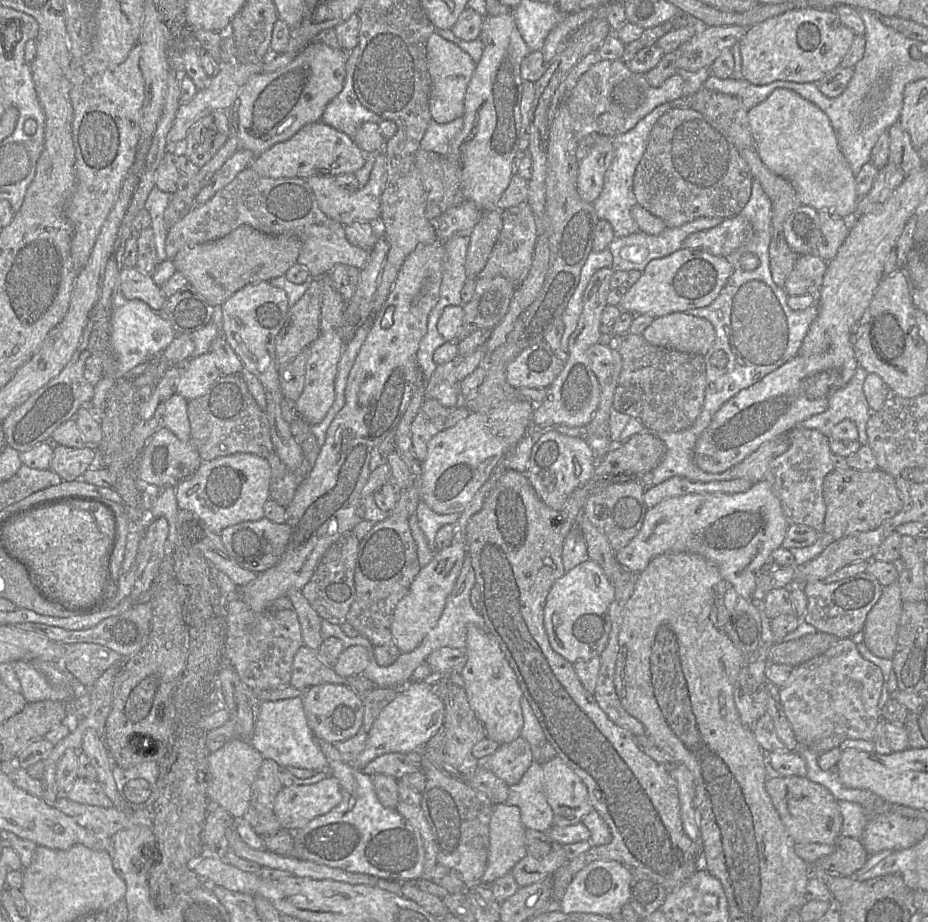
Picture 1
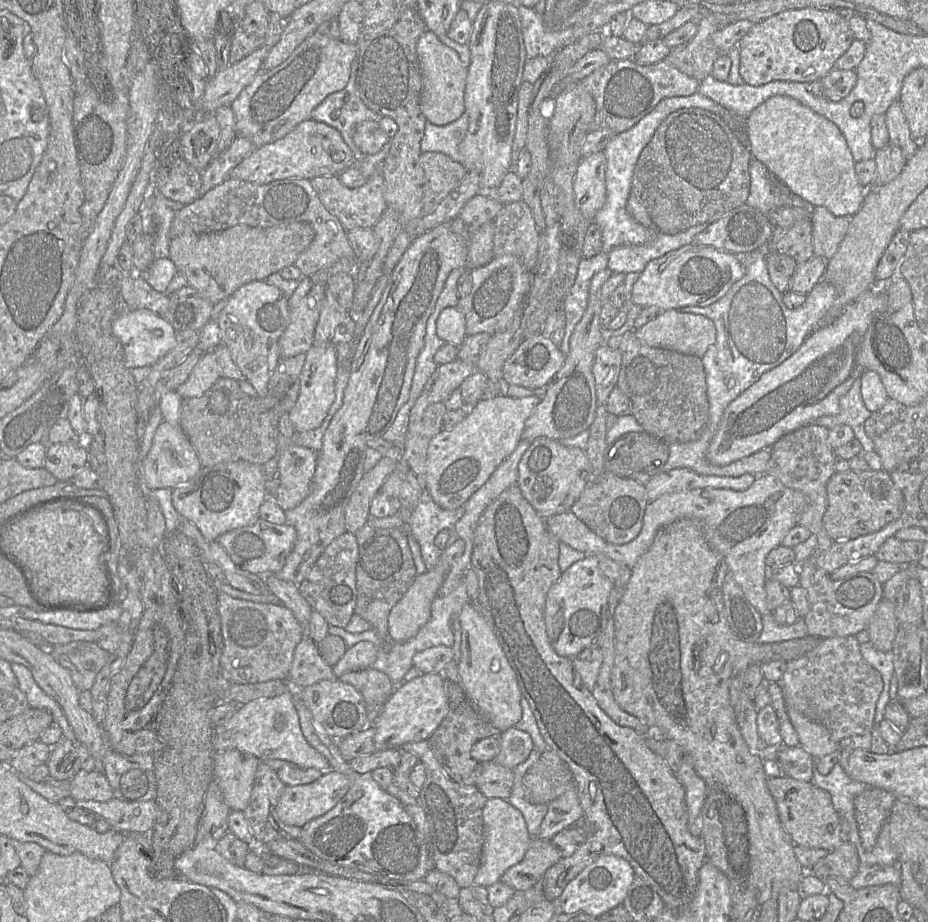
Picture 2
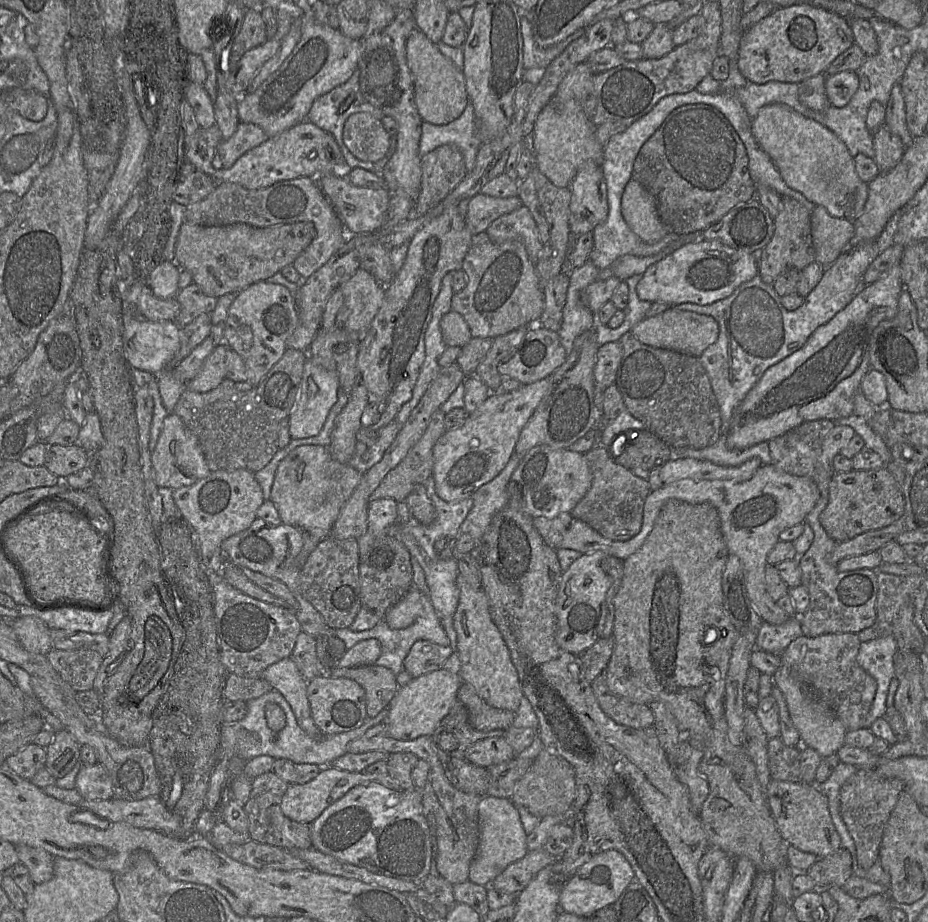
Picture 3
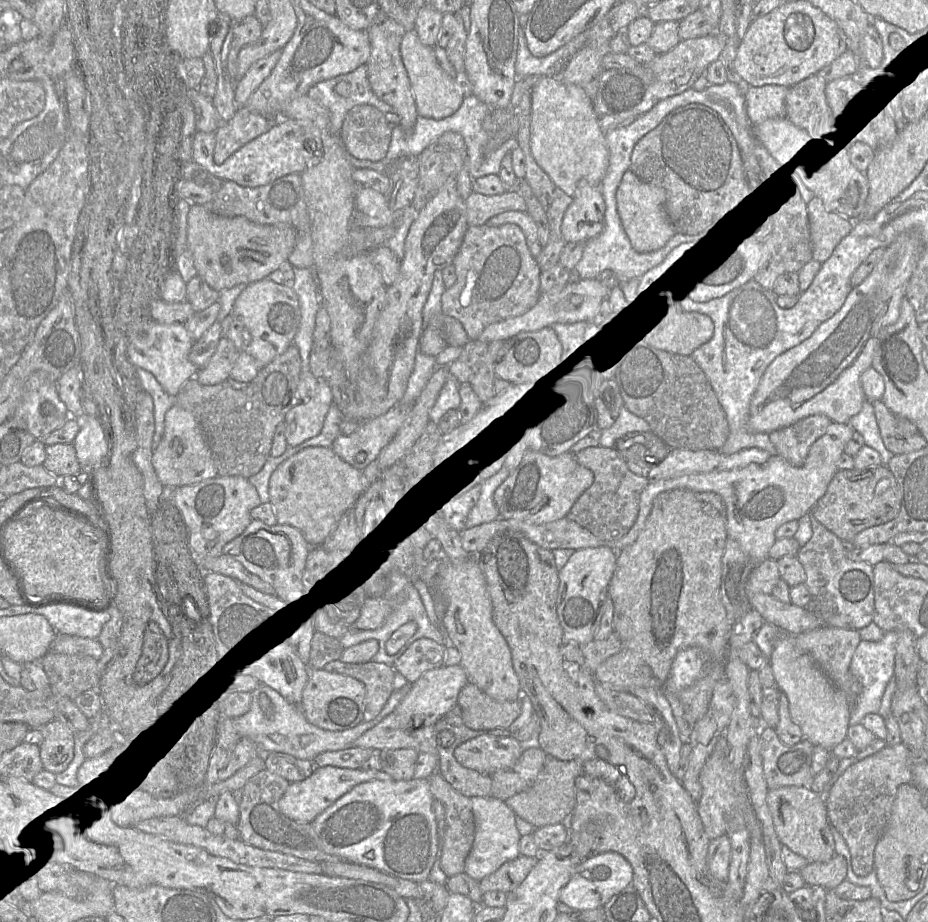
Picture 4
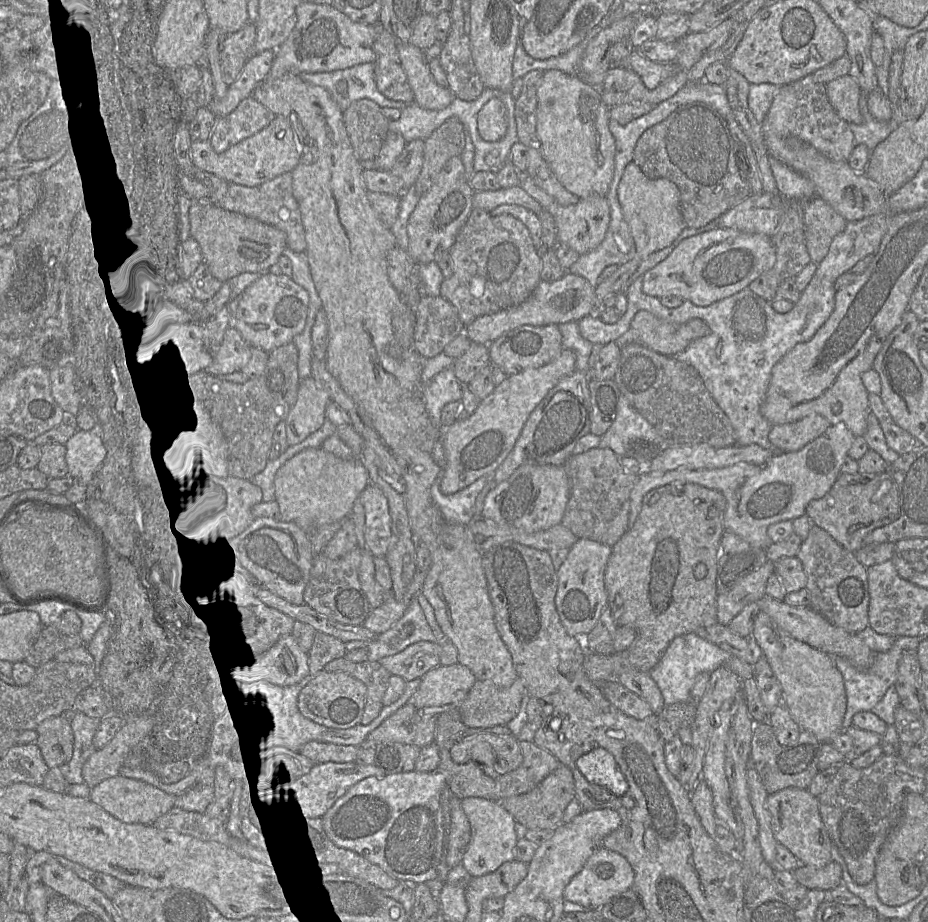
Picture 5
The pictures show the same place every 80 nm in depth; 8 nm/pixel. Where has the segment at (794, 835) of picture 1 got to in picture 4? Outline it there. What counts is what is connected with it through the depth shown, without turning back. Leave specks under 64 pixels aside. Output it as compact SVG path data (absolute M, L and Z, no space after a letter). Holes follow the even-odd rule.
M784 786L767 792L767 806L777 838L782 846L787 846L792 852L804 857L808 862L825 862L835 854L835 843L827 818L824 794L812 791L809 786Z

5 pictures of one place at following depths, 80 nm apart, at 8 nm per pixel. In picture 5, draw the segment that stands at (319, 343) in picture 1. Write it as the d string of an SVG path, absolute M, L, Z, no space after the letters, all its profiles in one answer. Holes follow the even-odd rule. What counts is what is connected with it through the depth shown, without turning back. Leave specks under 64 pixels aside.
M312 377L301 380L297 400L285 419L288 446L294 446L302 442L323 426L329 403L330 398L328 394L316 385Z

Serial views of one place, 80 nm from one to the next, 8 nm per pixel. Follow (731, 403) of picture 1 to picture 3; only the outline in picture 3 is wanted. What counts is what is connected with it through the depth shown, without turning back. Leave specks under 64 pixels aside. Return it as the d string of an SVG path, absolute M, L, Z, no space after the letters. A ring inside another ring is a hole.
M897 263L877 281L862 286L849 304L828 322L816 328L800 349L769 367L733 411L727 447L744 450L760 442L768 442L807 421L837 421L850 416L854 410L854 396L860 389L863 377L871 369L868 353L871 334L879 323L895 317L903 288L901 266Z

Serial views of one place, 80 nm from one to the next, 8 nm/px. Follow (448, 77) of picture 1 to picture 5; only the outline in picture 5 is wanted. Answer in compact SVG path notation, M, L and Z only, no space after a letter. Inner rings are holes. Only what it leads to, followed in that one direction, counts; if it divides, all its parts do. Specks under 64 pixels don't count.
M398 43L399 58L413 91L414 102L424 109L441 110L456 96L448 87L435 81L424 51L410 43Z

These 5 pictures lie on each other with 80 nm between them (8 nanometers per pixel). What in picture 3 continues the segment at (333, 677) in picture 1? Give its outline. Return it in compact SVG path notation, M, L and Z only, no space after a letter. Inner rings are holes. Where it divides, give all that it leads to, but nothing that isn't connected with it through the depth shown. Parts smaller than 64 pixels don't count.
M301 631L297 637L291 658L306 681L323 674L329 674L328 669L317 657L316 638L304 631Z

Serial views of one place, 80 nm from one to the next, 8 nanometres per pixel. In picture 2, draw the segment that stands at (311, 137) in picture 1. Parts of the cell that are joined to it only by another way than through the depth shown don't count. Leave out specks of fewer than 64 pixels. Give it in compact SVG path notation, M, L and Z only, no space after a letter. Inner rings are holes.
M307 119L298 124L283 138L256 148L229 173L228 178L240 179L263 185L274 181L302 178L313 179L320 176L339 175L355 166L353 152L335 128Z

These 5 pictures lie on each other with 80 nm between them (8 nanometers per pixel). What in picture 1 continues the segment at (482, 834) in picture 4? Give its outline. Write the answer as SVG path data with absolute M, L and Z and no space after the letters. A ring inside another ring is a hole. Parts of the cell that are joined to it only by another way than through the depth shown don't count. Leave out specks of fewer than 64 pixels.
M508 803L493 805L488 859L481 885L490 885L509 873L526 855L525 830L517 806Z

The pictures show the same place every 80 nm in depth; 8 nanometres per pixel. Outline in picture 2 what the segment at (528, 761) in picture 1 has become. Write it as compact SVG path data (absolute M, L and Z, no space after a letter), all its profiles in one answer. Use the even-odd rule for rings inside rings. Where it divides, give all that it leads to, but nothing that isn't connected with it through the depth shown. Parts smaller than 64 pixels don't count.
M511 727L500 734L500 752L494 761L513 770L525 761L533 749L531 736L515 727Z

